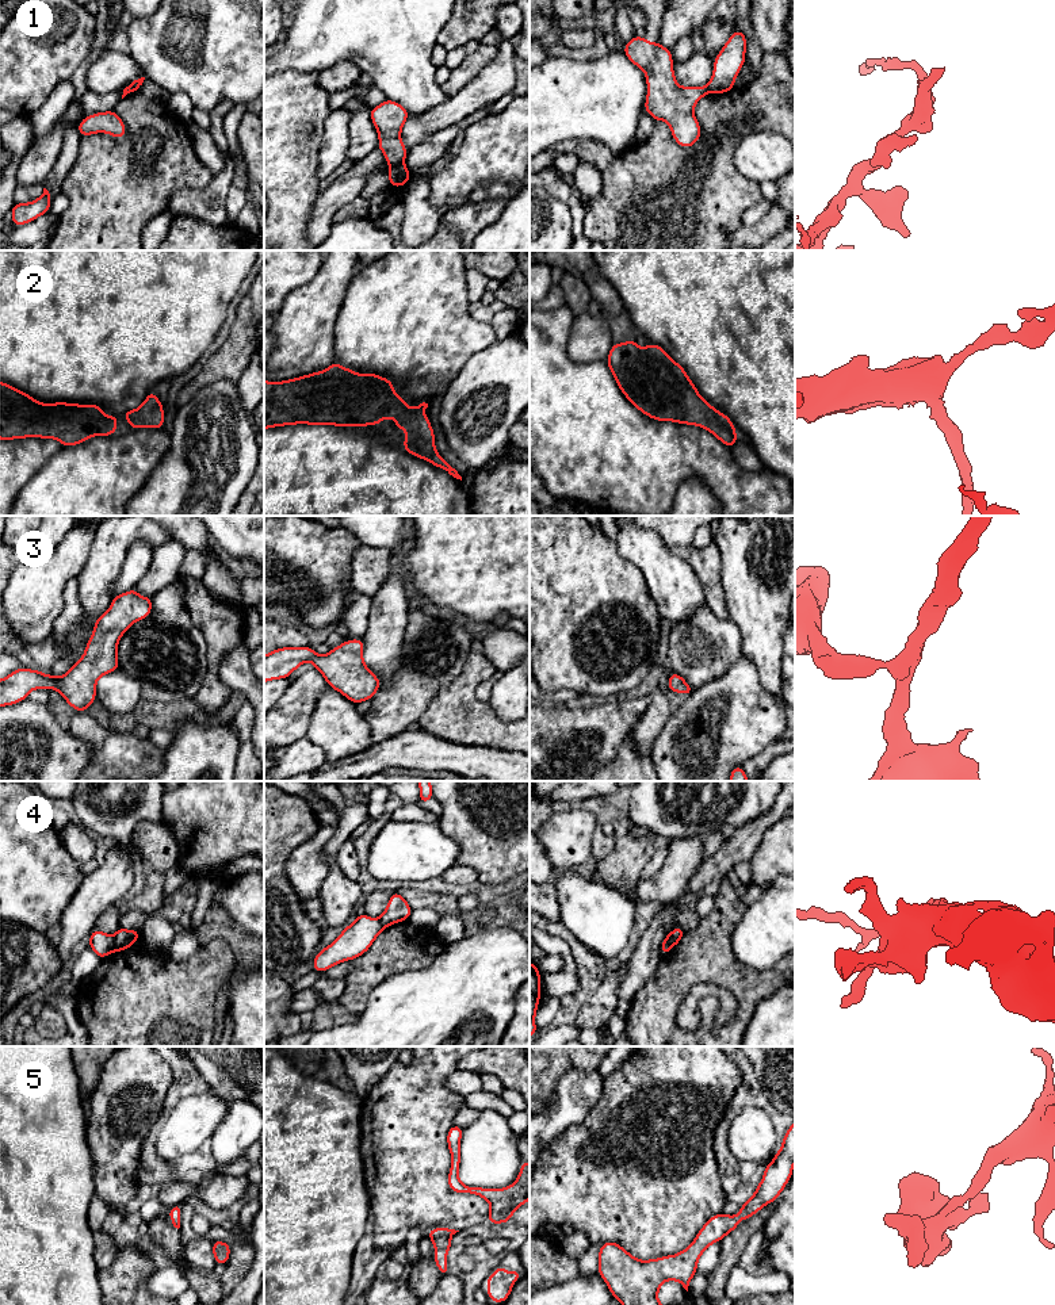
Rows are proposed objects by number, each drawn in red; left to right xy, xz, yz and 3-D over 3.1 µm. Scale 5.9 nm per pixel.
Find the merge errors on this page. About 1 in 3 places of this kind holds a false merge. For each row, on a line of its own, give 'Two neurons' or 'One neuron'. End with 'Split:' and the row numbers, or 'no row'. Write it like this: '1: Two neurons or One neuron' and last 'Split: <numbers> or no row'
1: Two neurons
2: One neuron
3: One neuron
4: Two neurons
5: One neuron
Split: 1, 4

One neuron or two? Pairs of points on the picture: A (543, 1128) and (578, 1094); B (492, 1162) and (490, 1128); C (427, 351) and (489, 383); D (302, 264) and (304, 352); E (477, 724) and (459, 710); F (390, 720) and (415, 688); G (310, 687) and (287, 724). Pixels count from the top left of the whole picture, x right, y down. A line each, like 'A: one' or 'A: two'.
A: one
B: one
C: two
D: two
E: one
F: one
G: one

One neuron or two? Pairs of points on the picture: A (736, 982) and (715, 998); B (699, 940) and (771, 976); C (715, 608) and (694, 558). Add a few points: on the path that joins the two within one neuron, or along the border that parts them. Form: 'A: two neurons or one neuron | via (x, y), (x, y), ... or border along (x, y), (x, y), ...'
A: two neurons | border along (695, 984), (723, 987), (733, 997), (731, 1017)
B: one neuron | via (717, 957), (737, 978), (753, 978)
C: one neuron | via (714, 596), (706, 570)

